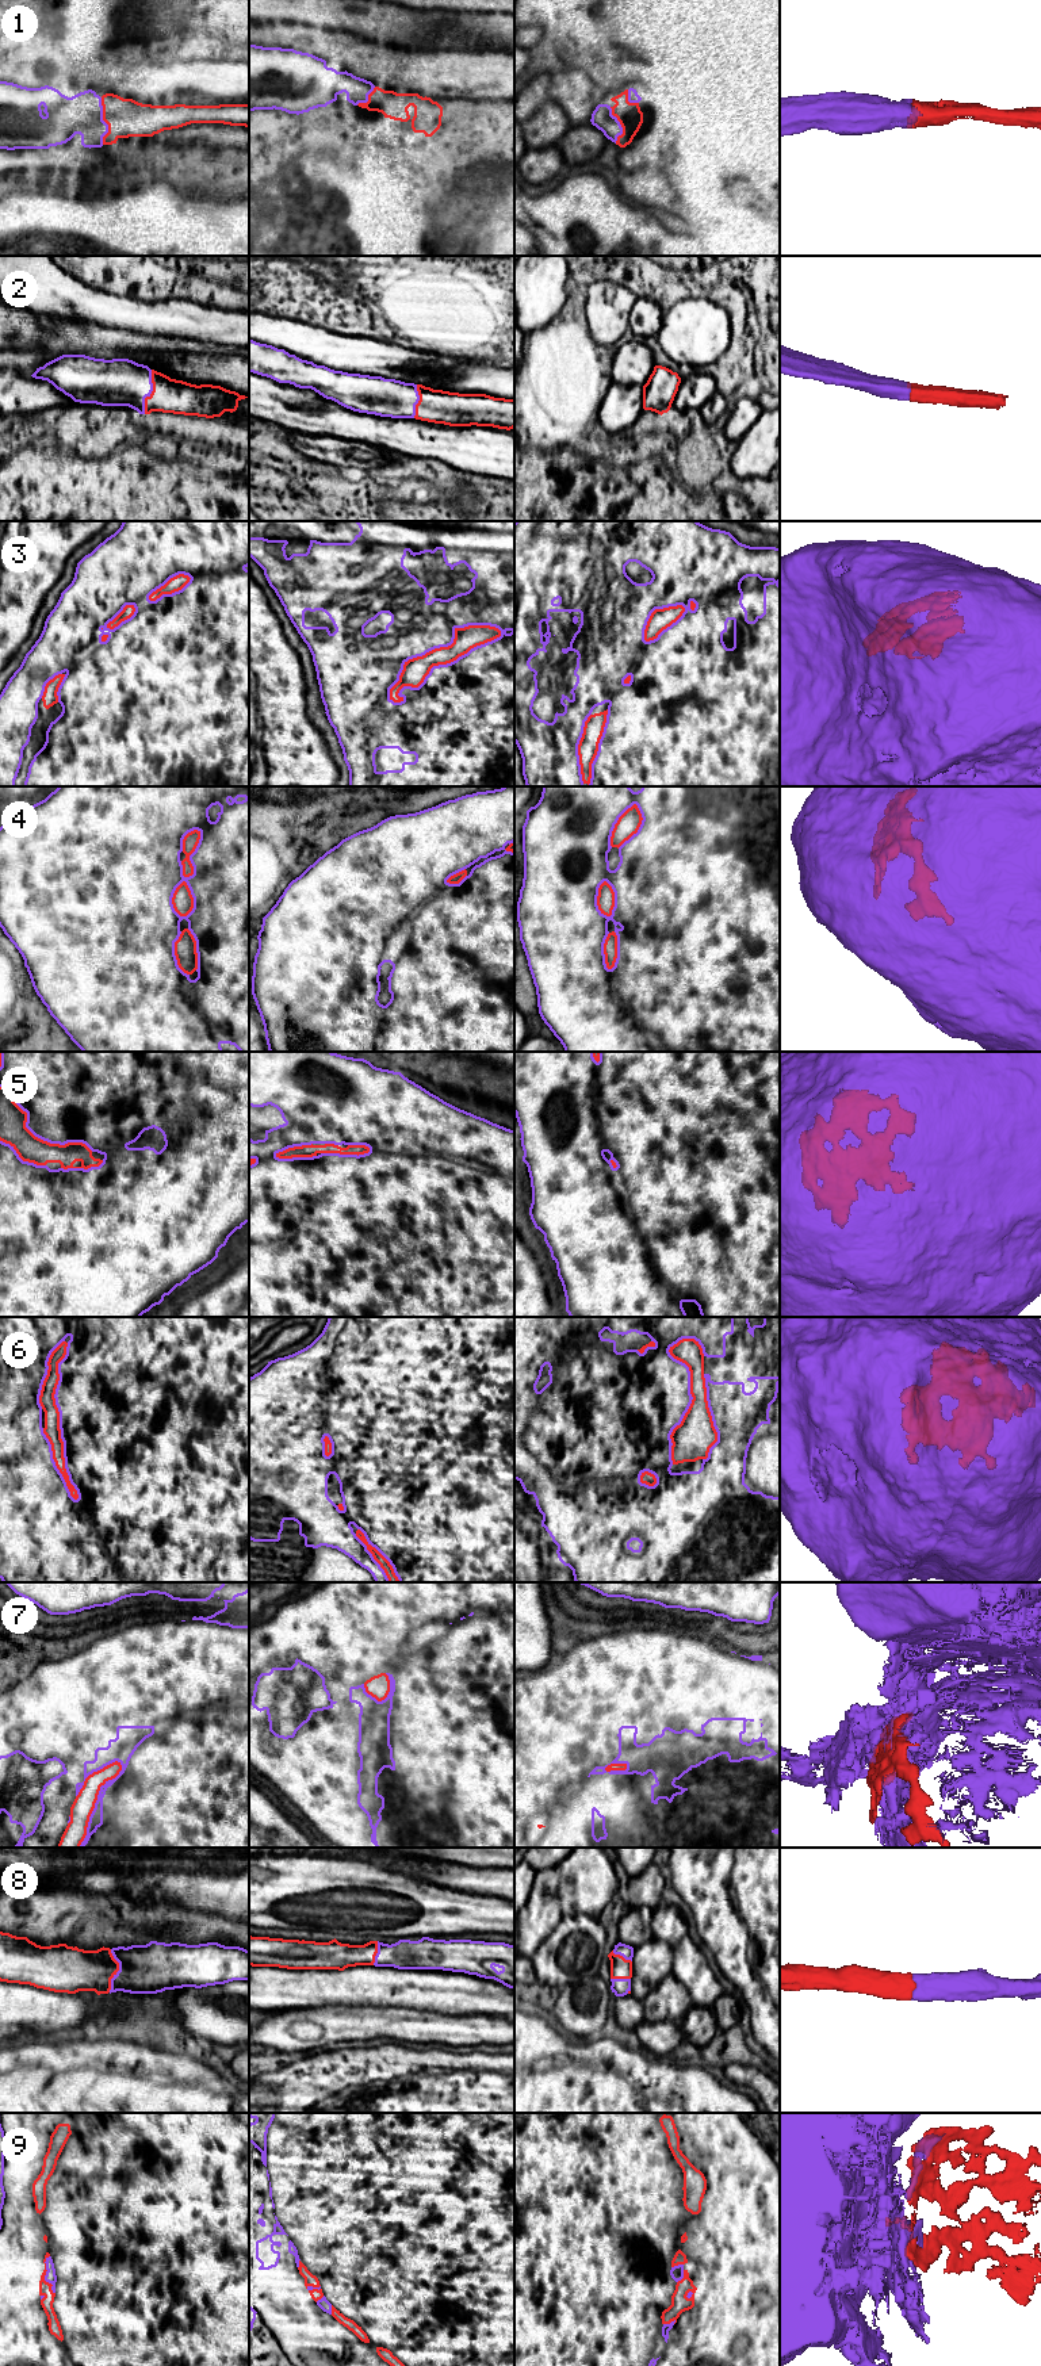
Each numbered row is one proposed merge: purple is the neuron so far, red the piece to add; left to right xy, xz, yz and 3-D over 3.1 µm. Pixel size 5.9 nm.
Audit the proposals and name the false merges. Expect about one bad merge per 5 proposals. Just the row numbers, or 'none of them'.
7, 9

